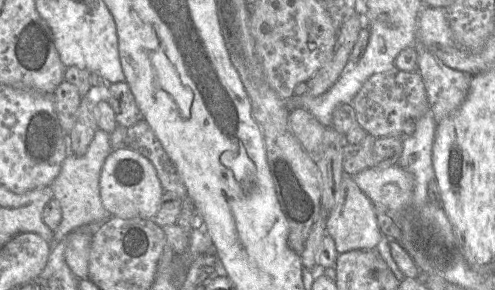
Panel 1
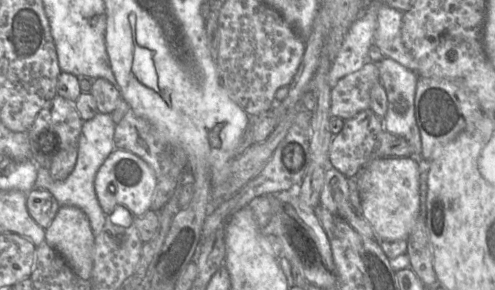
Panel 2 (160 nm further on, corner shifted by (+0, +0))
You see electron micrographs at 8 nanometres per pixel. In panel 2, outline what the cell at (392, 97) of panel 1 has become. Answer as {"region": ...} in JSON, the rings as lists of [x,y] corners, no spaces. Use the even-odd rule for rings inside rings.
{"region":[[[368,62],[363,68],[341,78],[331,88],[331,118],[346,120],[363,110],[370,109],[370,92],[374,84],[378,81],[380,81],[380,76],[375,62]]]}

